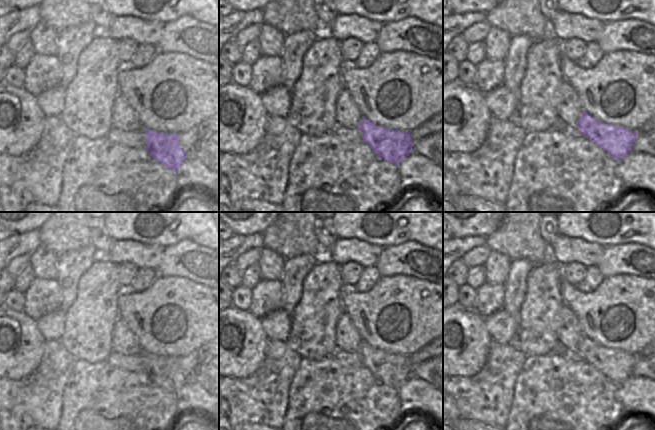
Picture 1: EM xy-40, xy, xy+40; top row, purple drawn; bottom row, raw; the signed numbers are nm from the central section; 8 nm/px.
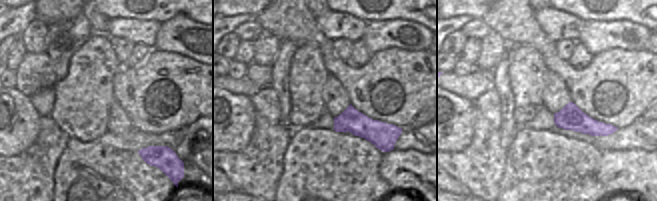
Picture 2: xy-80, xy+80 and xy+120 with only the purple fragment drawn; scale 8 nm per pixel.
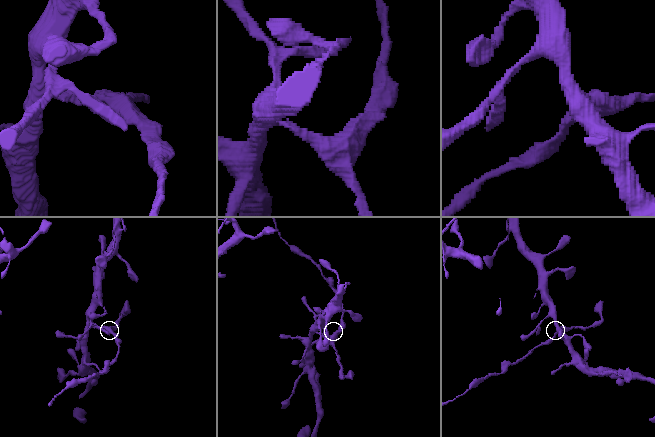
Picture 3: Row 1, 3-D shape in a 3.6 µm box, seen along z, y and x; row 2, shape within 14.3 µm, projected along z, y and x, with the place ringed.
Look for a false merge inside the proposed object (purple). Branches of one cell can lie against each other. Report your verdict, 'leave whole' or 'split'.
split

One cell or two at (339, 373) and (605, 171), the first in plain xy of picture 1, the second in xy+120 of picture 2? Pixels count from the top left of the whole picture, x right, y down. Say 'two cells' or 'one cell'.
two cells

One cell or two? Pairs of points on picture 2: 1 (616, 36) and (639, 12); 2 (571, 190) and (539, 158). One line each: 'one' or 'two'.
1: two
2: one

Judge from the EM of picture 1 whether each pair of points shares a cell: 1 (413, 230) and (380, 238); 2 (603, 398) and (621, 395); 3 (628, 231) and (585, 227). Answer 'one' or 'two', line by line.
1: one
2: two
3: one

